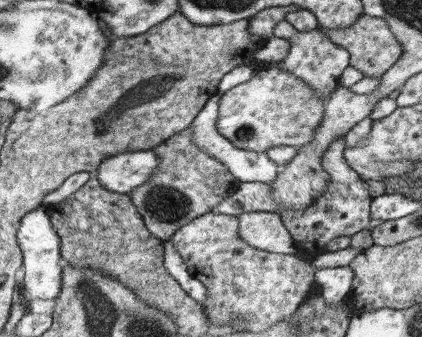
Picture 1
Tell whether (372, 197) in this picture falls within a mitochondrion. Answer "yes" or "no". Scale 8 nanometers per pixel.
no

